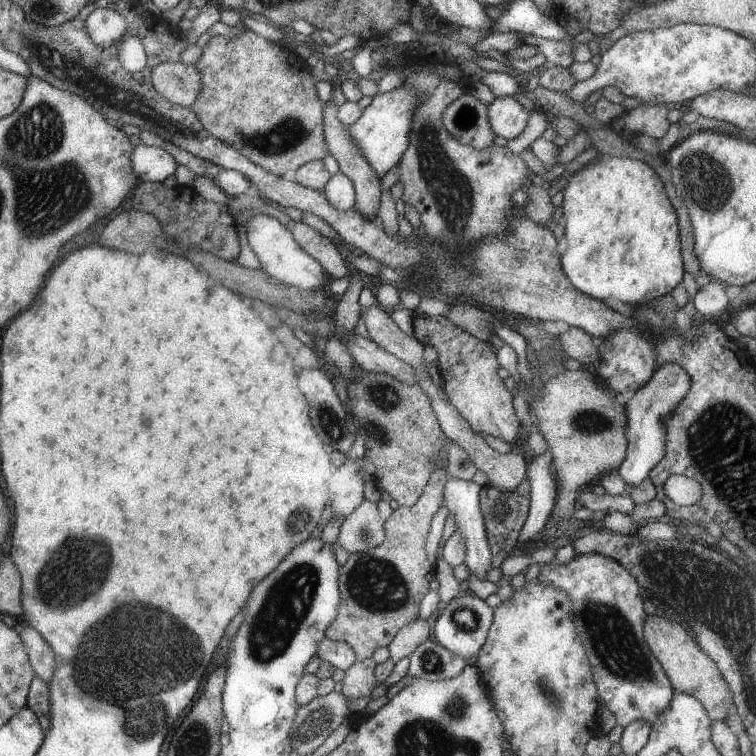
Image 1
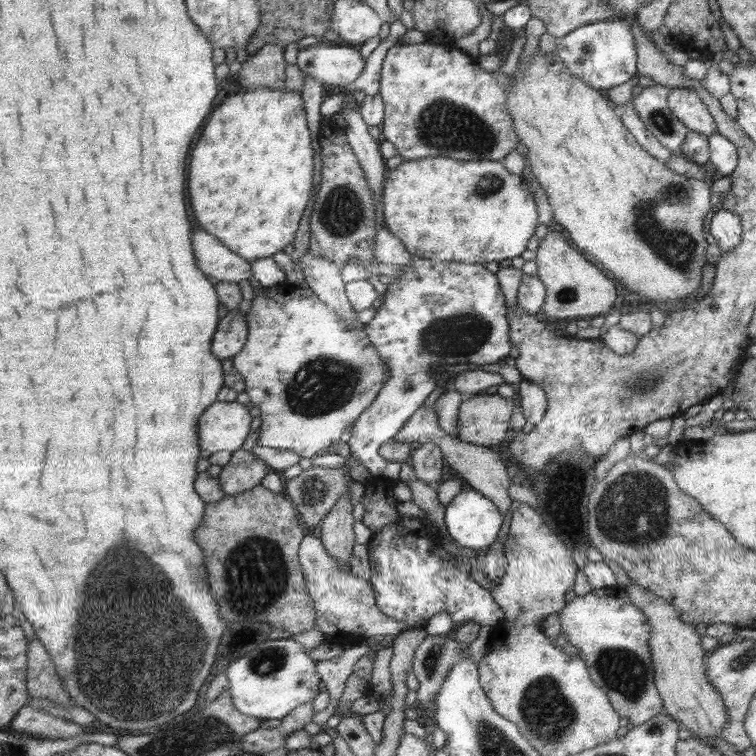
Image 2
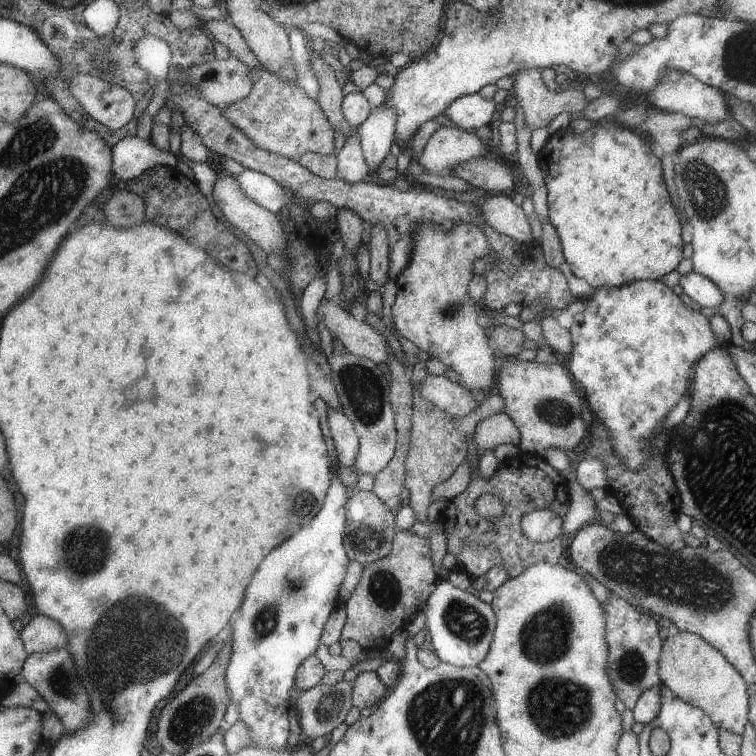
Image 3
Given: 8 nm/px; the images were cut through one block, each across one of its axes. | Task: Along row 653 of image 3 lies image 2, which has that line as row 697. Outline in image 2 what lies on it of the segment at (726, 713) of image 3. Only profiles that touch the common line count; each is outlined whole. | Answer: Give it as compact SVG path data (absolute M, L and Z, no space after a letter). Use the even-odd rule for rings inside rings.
M632 581L624 587L631 602L647 616L651 624L651 650L655 662L655 686L663 695L665 712L680 722L681 726L691 731L691 736L698 741L713 746L715 737L721 737L728 724L729 713L723 695L715 690L714 684L707 678L704 666L706 652L700 646L700 636L694 625L688 626L674 606L659 598L646 588Z

